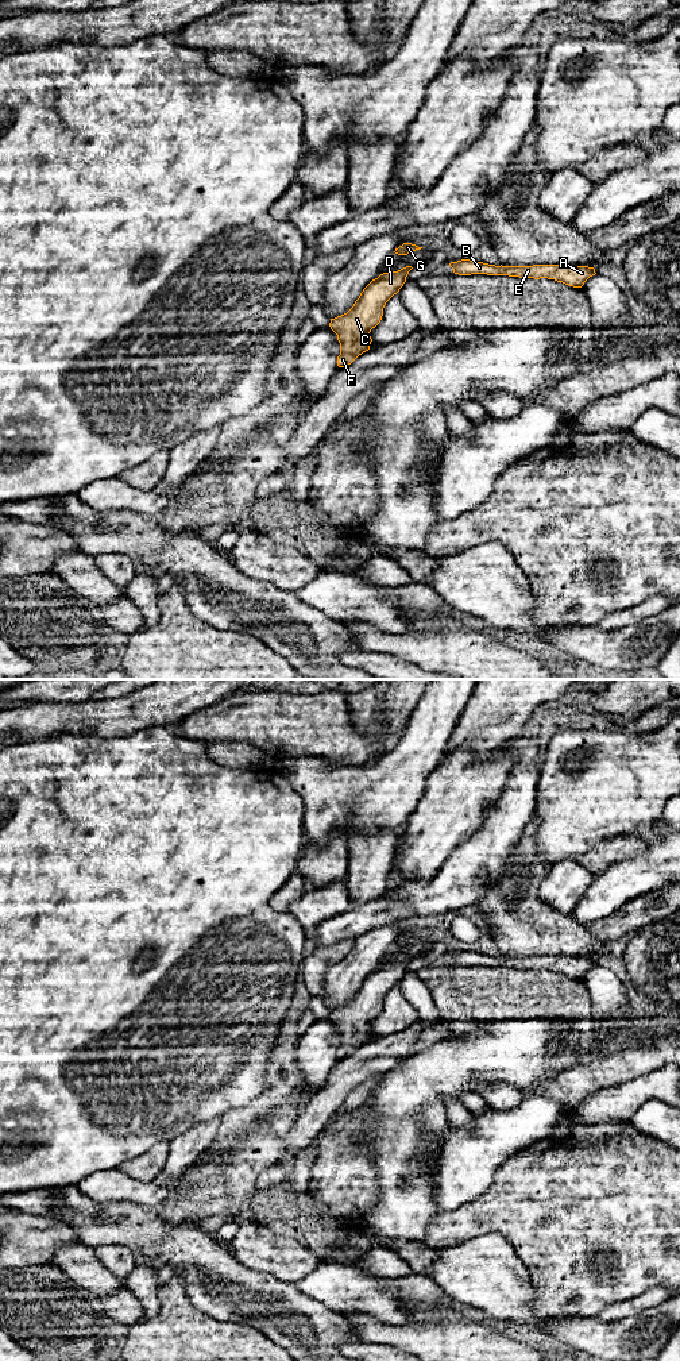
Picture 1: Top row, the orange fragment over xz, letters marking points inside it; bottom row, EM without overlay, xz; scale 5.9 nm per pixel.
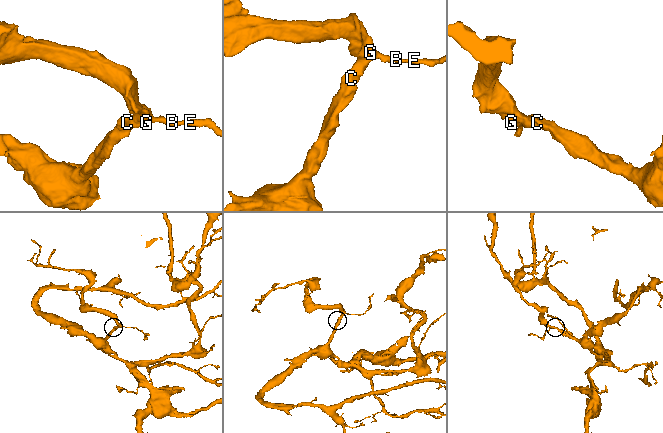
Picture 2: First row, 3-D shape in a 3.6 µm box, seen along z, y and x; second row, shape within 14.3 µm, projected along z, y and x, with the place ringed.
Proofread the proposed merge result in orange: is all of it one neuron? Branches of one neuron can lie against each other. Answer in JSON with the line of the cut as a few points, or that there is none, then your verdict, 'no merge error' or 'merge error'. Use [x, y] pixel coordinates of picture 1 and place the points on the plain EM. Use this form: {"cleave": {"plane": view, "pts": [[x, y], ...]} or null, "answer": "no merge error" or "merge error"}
{"cleave": null, "answer": "no merge error"}

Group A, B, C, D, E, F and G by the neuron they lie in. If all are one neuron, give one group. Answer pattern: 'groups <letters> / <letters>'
groups A B C D E F G

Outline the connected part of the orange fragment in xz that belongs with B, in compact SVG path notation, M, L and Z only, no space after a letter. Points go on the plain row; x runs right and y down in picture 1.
M461 951L451 953L449 957L455 965L487 965L487 967L509 967L519 969L548 969L573 979L582 979L584 973L595 967L595 960L588 957L565 957L565 956L533 956L533 957L495 957L483 953Z

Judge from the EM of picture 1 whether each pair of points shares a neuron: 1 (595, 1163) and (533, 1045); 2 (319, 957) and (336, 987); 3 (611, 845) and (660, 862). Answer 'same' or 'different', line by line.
1: different
2: different
3: different

